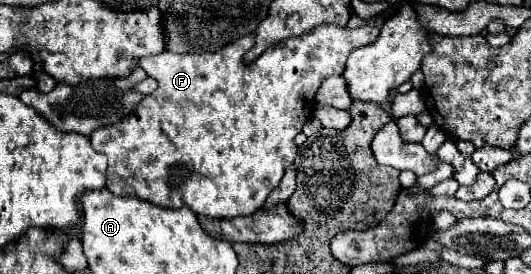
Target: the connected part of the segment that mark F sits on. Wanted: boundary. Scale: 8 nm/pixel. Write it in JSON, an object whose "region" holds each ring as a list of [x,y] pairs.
{"region":[[[321,24],[321,26],[313,28],[311,32],[307,32],[305,36],[283,40],[281,44],[265,50],[261,54],[261,58],[255,62],[255,64],[265,66],[265,70],[253,70],[253,64],[245,64],[243,62],[243,54],[253,46],[253,34],[245,36],[241,40],[235,40],[233,44],[225,46],[221,52],[215,52],[215,54],[173,54],[173,52],[163,52],[163,54],[157,54],[157,56],[141,58],[139,66],[147,72],[147,76],[151,76],[151,78],[155,78],[159,82],[159,88],[153,94],[149,94],[149,96],[145,96],[141,100],[141,104],[137,106],[135,114],[131,114],[129,118],[125,118],[125,120],[121,120],[117,124],[111,124],[111,126],[105,126],[105,128],[97,128],[89,136],[93,148],[109,158],[111,176],[107,180],[107,190],[111,190],[117,196],[135,196],[135,198],[147,200],[147,202],[151,202],[155,206],[161,206],[161,208],[181,208],[181,206],[187,206],[197,216],[201,214],[201,216],[217,218],[217,220],[229,220],[229,218],[255,214],[265,204],[265,198],[271,194],[271,190],[281,182],[281,178],[285,174],[285,168],[289,168],[293,164],[295,156],[297,156],[297,146],[295,146],[293,138],[311,120],[313,98],[315,98],[315,92],[317,92],[319,84],[327,76],[343,74],[345,60],[347,60],[349,52],[355,50],[355,48],[361,48],[365,44],[371,44],[377,36],[379,36],[379,28],[377,26],[361,26],[361,28],[353,28],[351,30],[351,28],[341,28],[341,26],[333,26],[333,24]]]}

